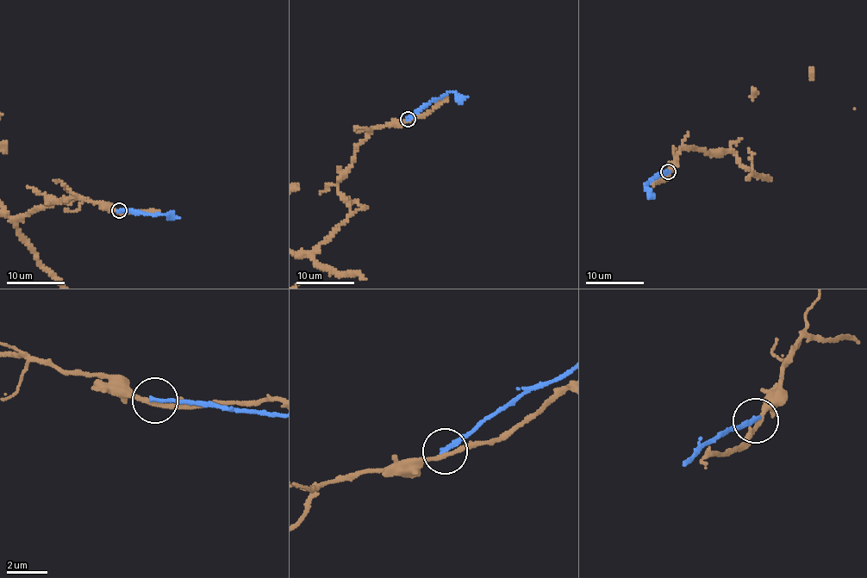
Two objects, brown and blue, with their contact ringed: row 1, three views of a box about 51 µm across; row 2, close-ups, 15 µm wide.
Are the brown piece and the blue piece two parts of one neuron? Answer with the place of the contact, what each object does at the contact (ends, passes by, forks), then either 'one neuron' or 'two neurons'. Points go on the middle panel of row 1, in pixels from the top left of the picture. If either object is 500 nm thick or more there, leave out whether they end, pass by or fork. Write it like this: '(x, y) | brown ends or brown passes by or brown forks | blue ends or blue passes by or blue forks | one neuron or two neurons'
(408, 119) | brown passes by | blue ends | two neurons

